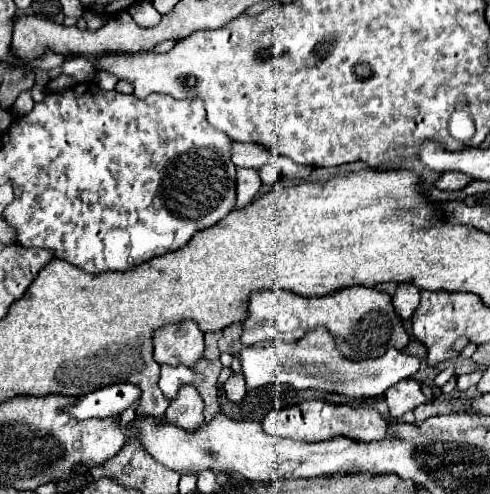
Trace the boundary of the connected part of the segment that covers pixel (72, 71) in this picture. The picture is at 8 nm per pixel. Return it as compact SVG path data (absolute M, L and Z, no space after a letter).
M82 57L66 61L62 66L62 72L71 76L76 84L91 81L96 75L93 63Z

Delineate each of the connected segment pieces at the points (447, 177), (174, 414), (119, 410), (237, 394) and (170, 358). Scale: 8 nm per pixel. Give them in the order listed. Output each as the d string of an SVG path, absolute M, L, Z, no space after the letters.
M449 171L443 174L443 178L439 182L435 182L435 186L439 190L449 190L449 192L455 192L455 190L463 190L473 179L467 177L465 174Z
M185 386L185 390L181 390L181 396L177 396L169 404L165 412L165 422L187 432L195 432L199 426L203 426L203 398L199 396L199 392L191 386Z
M109 384L89 394L79 396L73 404L65 406L63 412L75 416L77 420L87 418L111 418L123 414L127 408L135 406L141 390L135 384Z
M233 374L225 384L225 394L231 402L239 403L246 396L247 388L243 374Z
M187 320L181 324L169 324L155 332L155 360L159 364L177 366L177 362L181 362L183 366L195 366L197 360L203 356L203 350L205 350L203 332L193 320Z

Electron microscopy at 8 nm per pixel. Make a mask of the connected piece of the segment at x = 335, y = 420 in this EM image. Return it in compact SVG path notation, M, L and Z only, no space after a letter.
M311 400L311 402L291 406L291 408L279 408L279 410L269 412L263 420L265 430L273 436L295 438L295 440L311 440L311 442L321 442L321 440L327 440L327 438L335 438L339 434L349 436L351 440L359 440L359 442L383 440L383 438L391 438L389 436L391 424L393 422L389 422L383 414L379 414L371 406L353 408L349 404L331 404L331 402L323 402L323 400Z

